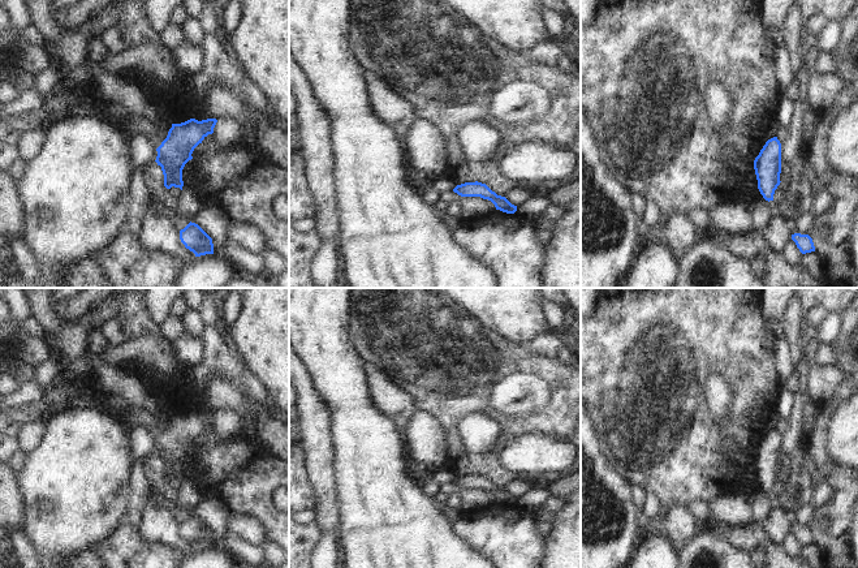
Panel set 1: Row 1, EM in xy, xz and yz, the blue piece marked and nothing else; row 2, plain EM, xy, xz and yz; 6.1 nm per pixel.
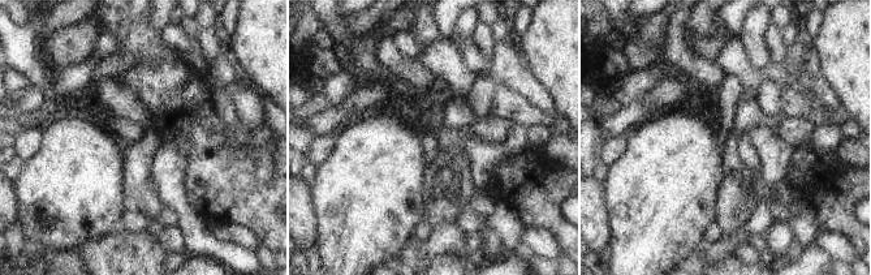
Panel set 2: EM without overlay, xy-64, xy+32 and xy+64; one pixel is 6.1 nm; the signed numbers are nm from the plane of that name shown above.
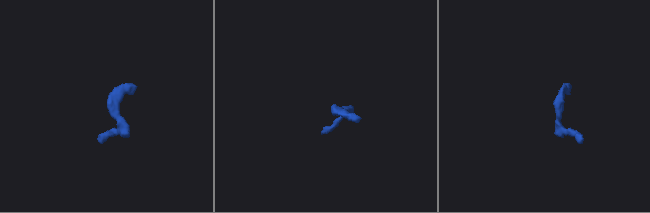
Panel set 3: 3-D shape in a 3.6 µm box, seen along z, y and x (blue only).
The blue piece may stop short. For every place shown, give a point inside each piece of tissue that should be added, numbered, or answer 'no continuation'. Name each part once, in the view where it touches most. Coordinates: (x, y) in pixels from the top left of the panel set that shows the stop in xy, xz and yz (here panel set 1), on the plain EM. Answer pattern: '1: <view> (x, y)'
1: xy (251, 555).

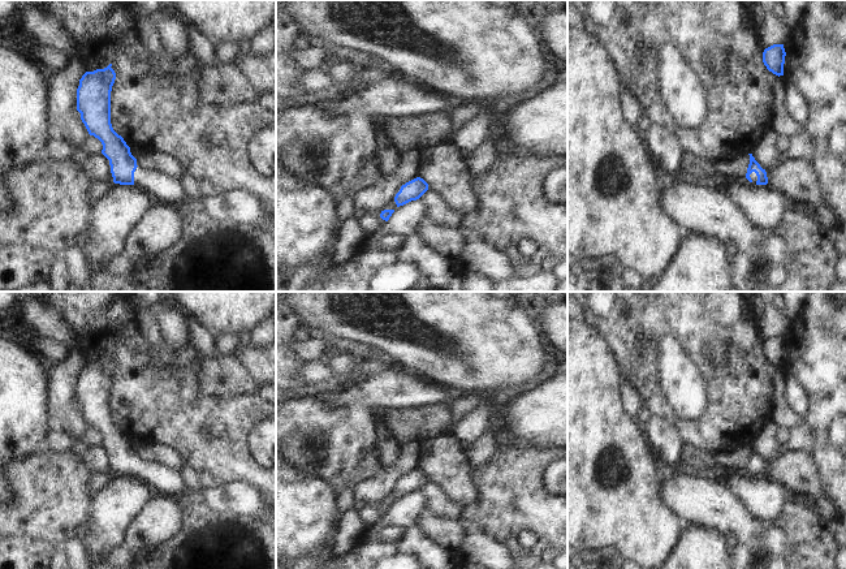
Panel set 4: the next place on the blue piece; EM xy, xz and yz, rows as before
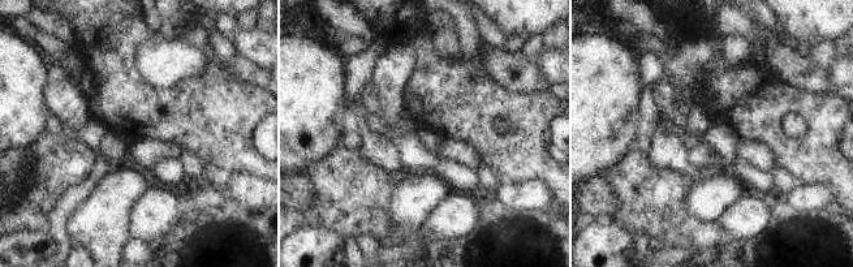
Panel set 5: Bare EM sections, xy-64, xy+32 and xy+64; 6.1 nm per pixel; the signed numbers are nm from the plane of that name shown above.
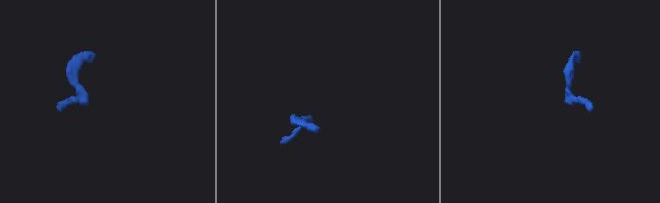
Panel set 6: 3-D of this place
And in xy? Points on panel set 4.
1: xy (169, 482).

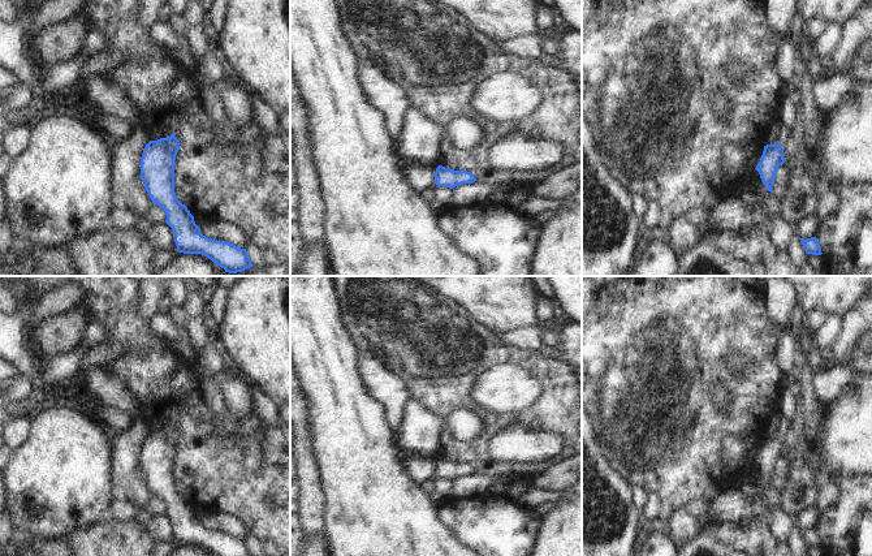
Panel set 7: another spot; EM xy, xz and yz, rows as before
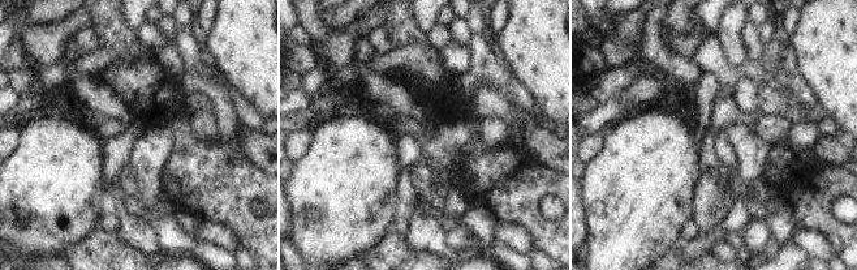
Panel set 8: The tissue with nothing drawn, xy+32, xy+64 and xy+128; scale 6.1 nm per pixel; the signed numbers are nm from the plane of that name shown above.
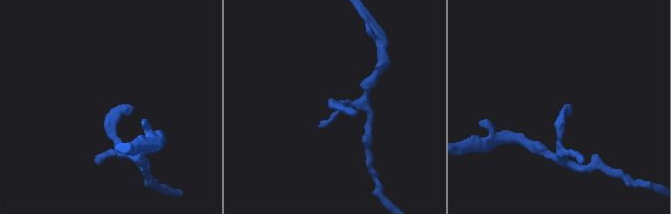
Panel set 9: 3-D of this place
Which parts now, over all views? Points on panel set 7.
no continuation.

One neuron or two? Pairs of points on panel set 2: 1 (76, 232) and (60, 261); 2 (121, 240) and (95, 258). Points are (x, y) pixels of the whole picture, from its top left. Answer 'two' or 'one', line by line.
1: two
2: one

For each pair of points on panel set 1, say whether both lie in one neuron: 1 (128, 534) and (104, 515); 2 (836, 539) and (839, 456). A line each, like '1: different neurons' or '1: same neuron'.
1: different neurons
2: different neurons

